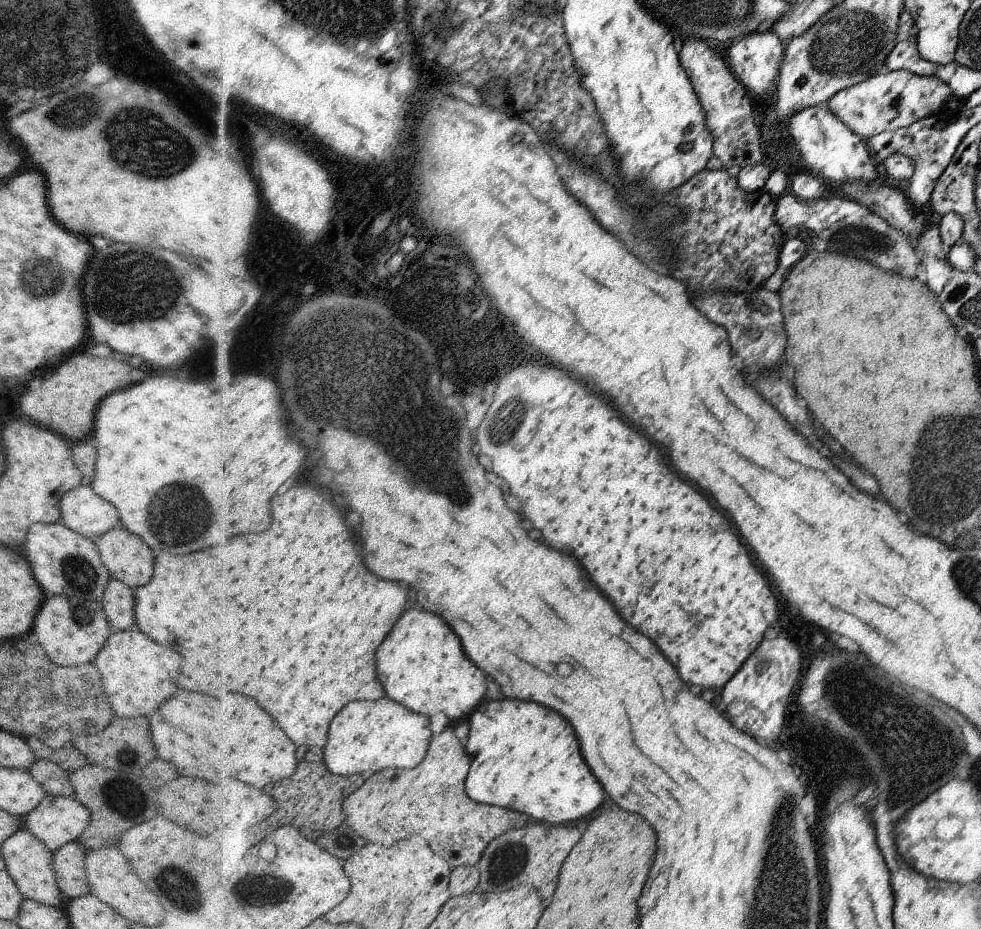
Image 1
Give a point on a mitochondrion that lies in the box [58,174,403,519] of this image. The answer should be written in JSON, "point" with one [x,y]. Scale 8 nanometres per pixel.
{"point":[130,288]}

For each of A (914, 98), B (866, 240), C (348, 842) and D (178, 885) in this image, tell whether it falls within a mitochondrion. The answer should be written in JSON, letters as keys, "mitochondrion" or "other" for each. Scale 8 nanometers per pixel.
{"A":"other","B":"mitochondrion","C":"other","D":"mitochondrion"}

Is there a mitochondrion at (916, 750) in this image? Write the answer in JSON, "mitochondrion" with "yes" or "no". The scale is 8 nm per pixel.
{"mitochondrion":"yes"}

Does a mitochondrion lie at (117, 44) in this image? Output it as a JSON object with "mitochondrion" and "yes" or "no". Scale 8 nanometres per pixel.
{"mitochondrion":"no"}

